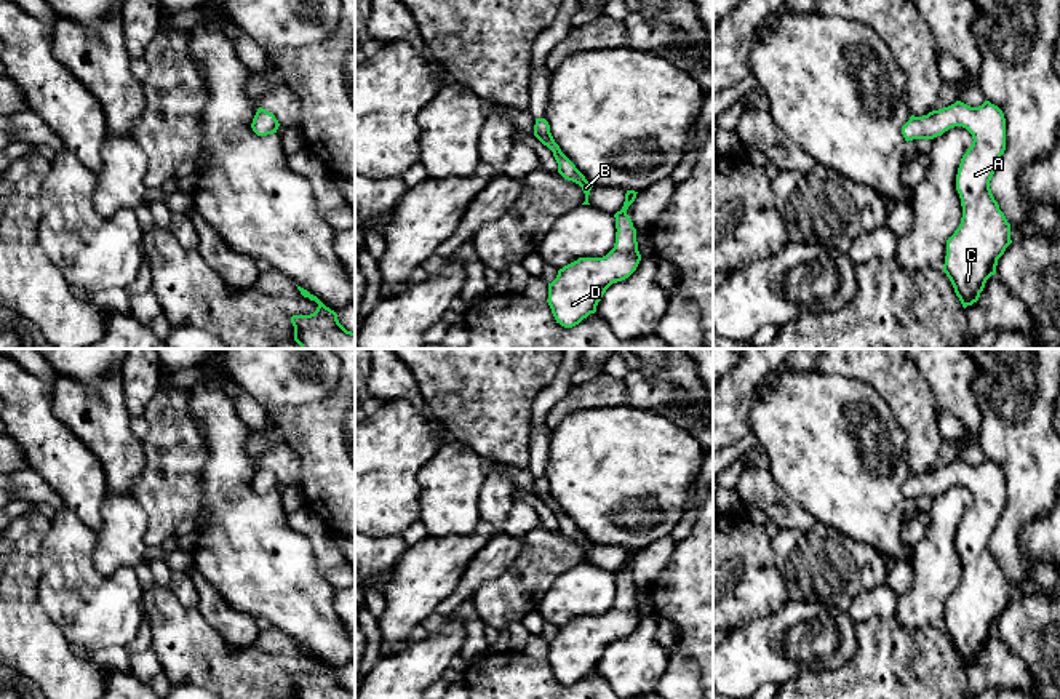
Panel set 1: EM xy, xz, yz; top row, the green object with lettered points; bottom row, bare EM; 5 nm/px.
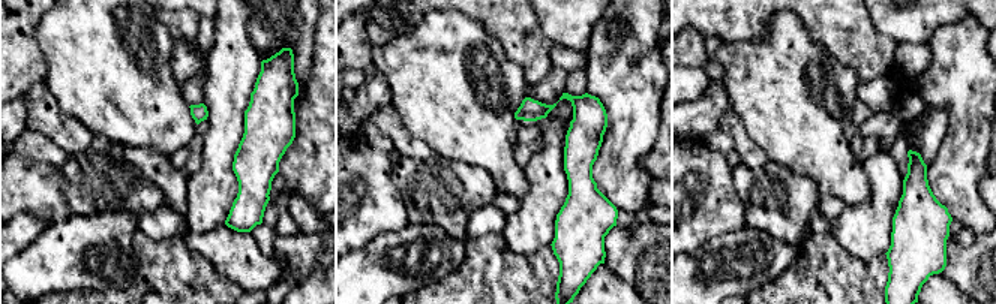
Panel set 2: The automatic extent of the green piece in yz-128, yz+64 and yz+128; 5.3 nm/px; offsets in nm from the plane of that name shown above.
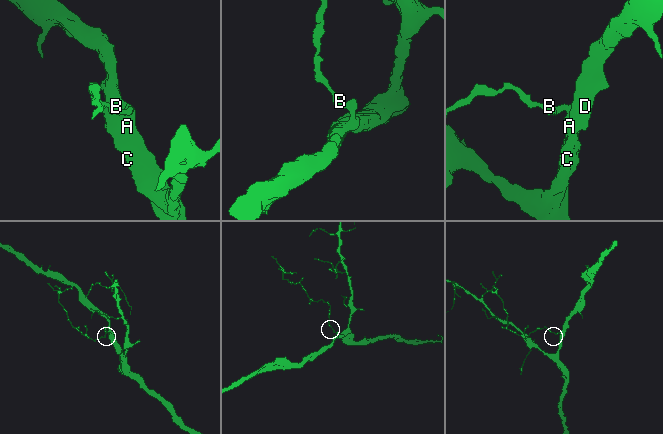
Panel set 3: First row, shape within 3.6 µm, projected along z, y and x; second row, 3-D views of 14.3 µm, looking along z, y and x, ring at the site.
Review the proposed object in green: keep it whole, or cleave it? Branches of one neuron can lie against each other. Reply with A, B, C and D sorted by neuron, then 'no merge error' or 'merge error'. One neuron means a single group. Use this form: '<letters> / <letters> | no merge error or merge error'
A B C D | no merge error

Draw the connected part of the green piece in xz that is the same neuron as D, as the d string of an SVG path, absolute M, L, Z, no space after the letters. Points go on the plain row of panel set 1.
M627 549L622 568L614 573L617 587L614 606L603 616L579 616L560 627L556 637L548 641L547 661L561 685L572 686L595 672L606 648L636 629L641 613L636 587L627 573L636 552Z

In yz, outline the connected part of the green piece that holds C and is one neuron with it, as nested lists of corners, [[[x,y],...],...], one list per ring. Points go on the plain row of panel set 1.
[[[956,459],[923,475],[911,473],[902,485],[902,493],[907,501],[934,497],[954,485],[966,486],[974,499],[962,513],[956,533],[962,576],[946,598],[943,630],[966,667],[978,659],[986,638],[996,632],[998,617],[1012,601],[1010,582],[990,547],[1006,509],[1004,472],[990,459],[978,465]]]

